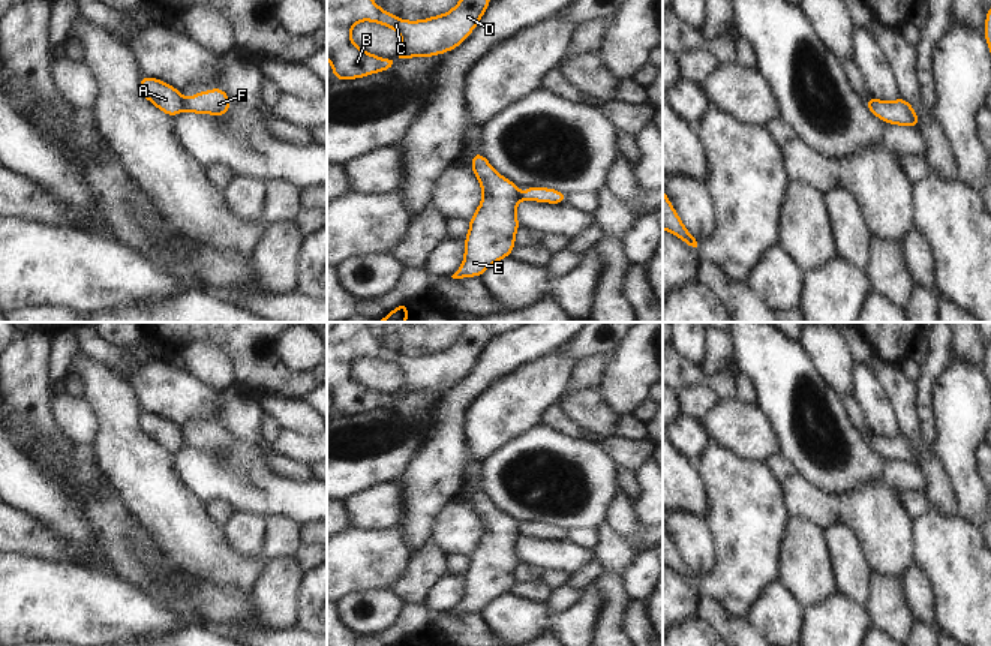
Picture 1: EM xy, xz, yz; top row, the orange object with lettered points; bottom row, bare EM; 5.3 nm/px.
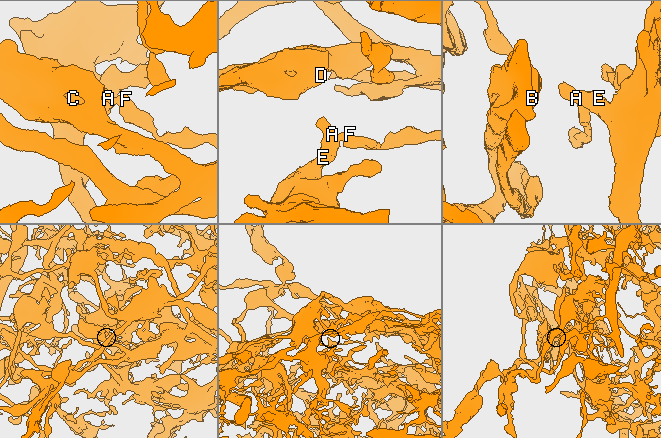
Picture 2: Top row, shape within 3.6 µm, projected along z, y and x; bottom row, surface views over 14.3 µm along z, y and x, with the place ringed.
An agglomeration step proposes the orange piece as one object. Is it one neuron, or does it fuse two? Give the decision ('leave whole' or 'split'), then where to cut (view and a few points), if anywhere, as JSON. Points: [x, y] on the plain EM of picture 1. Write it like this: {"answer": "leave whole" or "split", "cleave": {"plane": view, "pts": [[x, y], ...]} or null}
{"answer": "split", "cleave": {"plane": "xy", "pts": [[183, 435], [186, 444]]}}

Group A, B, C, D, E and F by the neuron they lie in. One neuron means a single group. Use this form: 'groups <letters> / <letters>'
groups A B C D E / F

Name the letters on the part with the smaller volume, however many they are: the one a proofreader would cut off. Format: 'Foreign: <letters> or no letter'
Foreign: F

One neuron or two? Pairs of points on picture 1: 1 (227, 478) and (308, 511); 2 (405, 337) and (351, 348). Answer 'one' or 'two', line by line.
1: one
2: one

